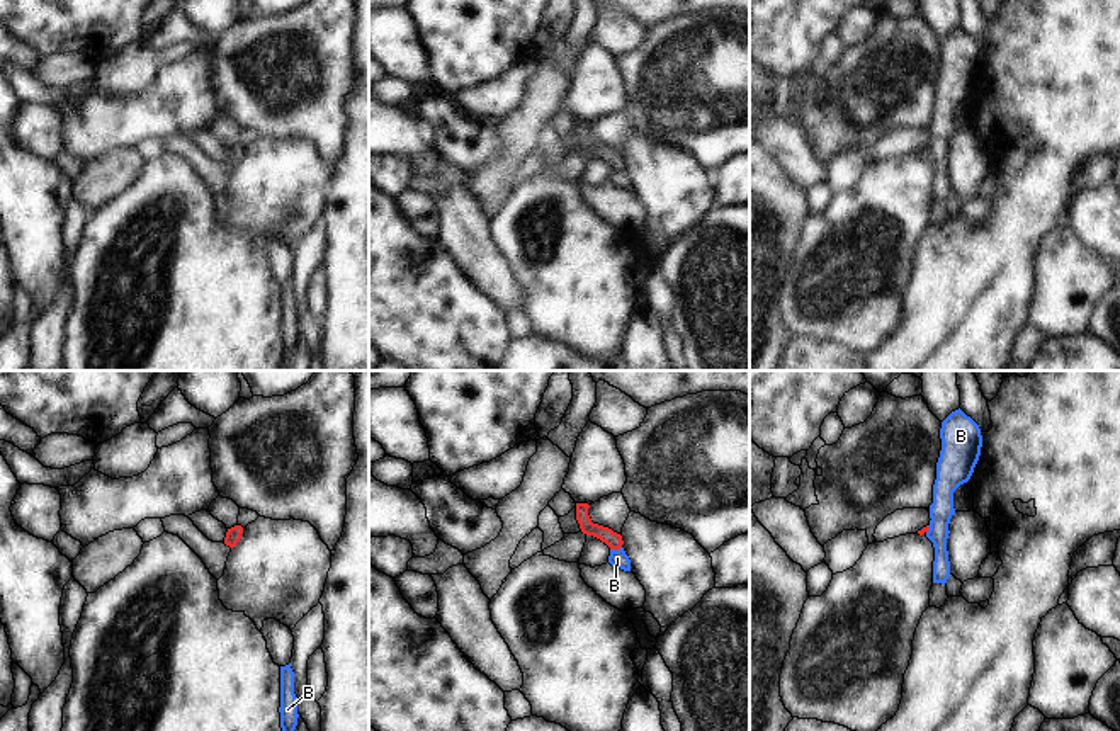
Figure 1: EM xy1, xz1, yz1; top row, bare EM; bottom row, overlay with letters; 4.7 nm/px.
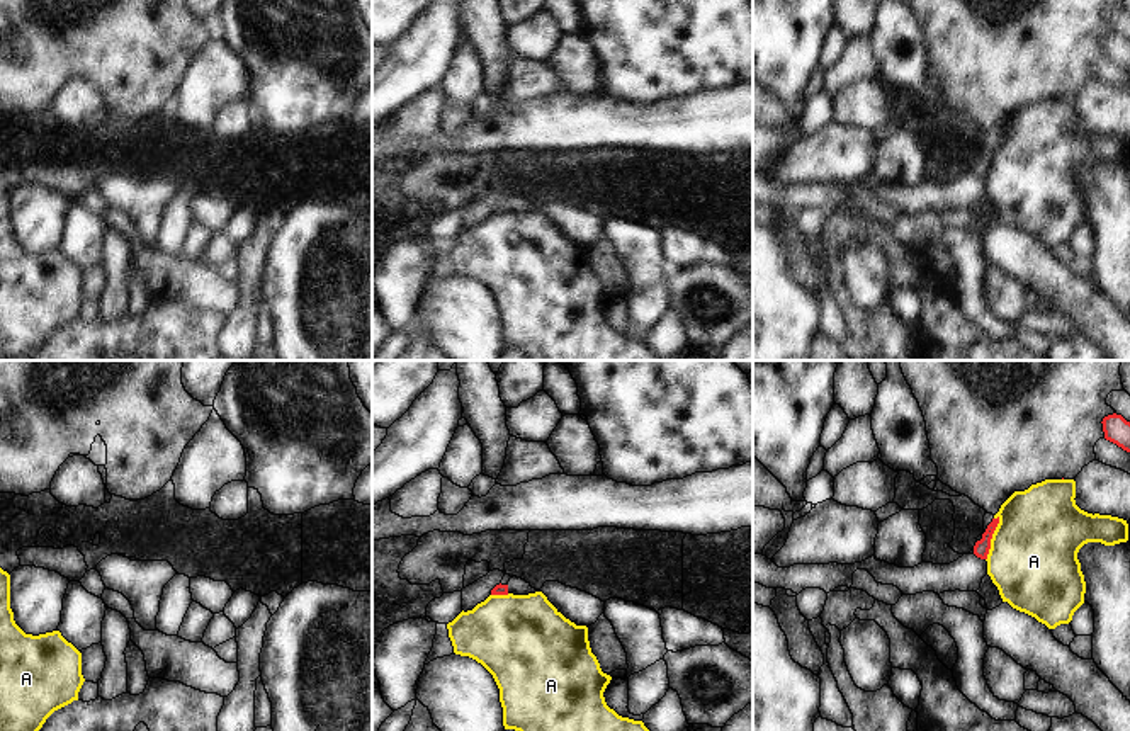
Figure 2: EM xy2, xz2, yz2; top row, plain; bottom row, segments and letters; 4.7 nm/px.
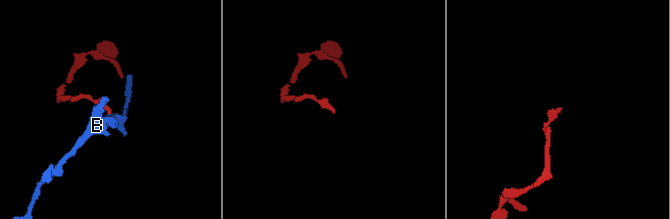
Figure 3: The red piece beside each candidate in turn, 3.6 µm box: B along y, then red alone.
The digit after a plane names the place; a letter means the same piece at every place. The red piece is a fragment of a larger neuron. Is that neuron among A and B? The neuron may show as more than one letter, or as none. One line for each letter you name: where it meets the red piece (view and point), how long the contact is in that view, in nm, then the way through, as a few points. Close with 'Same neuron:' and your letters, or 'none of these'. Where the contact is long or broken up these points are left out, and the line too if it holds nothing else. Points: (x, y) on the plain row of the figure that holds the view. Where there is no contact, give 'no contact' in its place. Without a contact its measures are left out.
Same neuron: none of these

